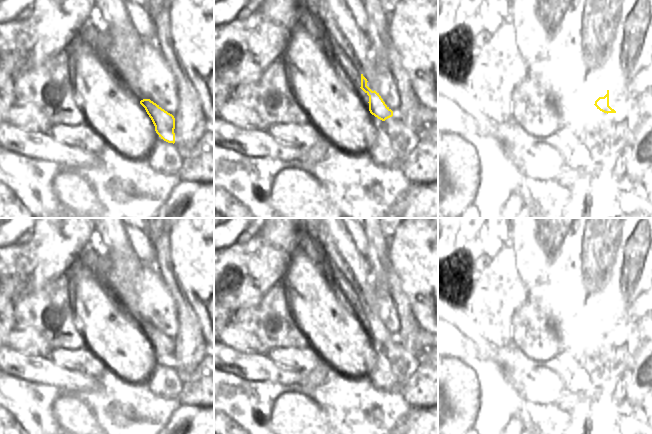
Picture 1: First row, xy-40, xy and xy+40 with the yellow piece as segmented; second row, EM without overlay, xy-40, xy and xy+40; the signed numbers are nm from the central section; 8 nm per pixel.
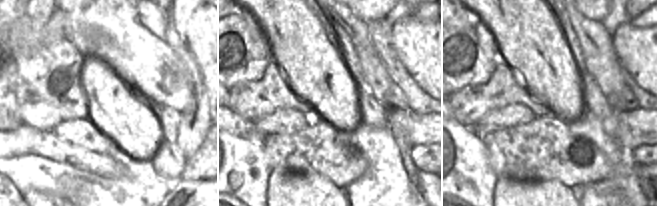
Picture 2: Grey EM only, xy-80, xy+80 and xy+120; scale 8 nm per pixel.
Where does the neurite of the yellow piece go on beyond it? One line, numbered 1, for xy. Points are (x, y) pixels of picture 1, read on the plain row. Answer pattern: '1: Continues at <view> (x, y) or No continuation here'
1: Continues at xy (351, 295).

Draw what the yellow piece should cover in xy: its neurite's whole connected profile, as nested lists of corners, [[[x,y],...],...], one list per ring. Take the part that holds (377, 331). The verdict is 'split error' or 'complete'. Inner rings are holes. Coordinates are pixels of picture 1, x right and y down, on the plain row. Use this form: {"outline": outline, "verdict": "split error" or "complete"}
{"outline": [[[336,267],[330,269],[337,288],[343,294],[344,300],[357,314],[361,312],[369,320],[369,335],[378,343],[385,345],[393,340],[393,335],[385,328],[379,317],[367,310],[367,303],[361,297],[361,289],[356,289]]], "verdict": "split error"}

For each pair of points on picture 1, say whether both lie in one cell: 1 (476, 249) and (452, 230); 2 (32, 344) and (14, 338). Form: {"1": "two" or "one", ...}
{"1": "two", "2": "one"}

